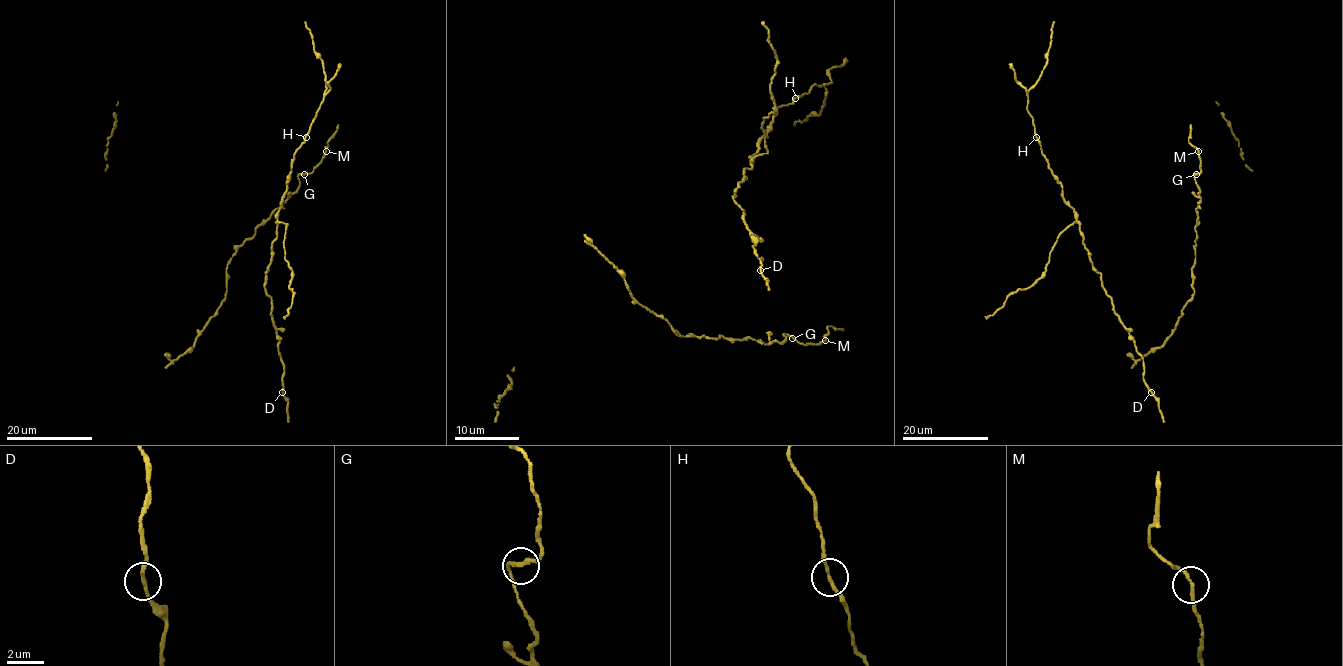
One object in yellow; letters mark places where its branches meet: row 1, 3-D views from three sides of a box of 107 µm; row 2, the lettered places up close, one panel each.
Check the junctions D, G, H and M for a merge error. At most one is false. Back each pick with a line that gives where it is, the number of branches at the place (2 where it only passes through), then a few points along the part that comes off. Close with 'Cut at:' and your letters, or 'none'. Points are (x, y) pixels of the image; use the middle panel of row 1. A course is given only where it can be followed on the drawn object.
Cut at: none

